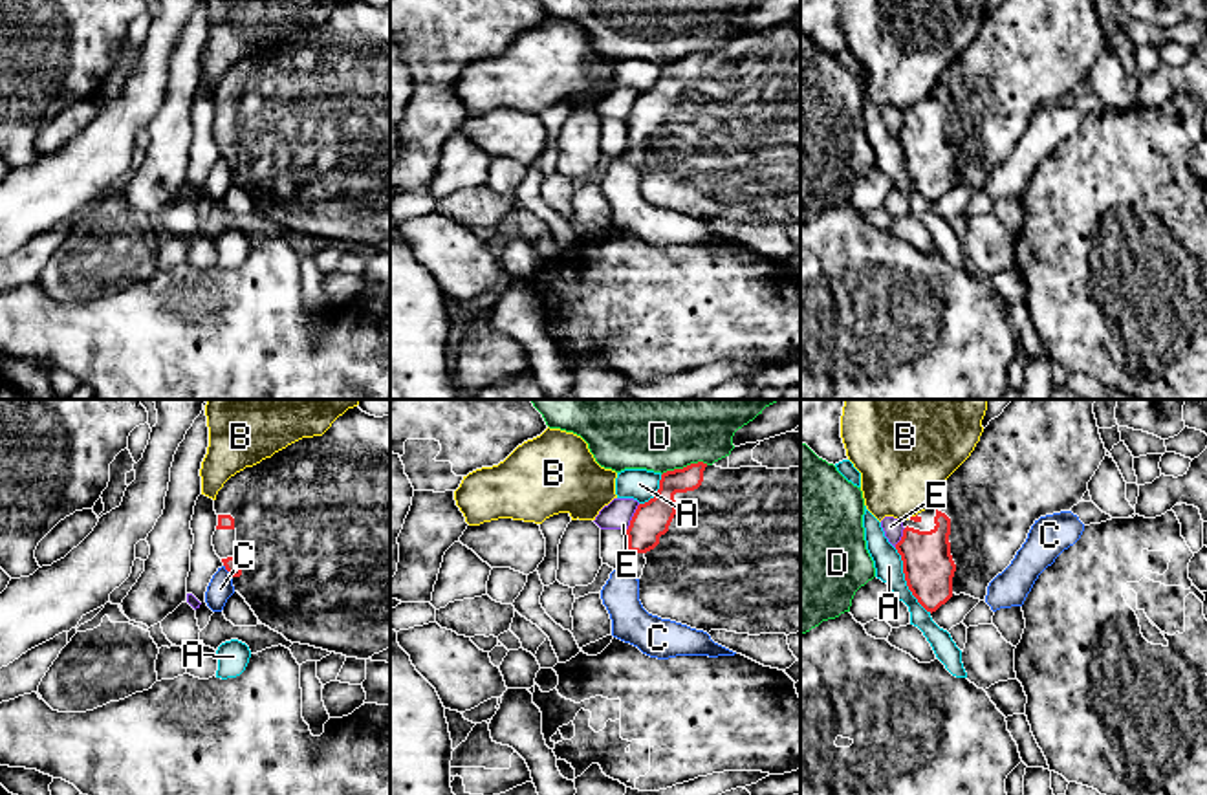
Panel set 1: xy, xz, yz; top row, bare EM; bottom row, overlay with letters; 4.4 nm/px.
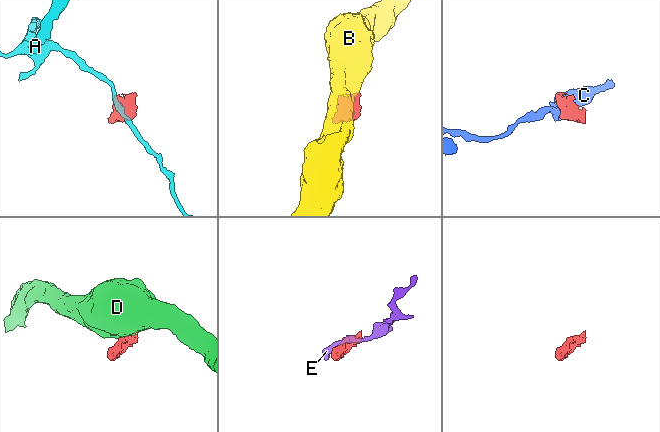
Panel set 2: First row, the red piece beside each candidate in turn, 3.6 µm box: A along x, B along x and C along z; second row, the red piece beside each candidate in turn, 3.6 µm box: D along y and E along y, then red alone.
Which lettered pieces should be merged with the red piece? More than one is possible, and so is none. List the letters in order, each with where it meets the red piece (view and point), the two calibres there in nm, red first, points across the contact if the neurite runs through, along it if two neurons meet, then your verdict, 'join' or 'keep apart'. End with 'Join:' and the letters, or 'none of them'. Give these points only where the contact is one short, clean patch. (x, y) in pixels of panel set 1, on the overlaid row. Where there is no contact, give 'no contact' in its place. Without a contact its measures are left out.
A: yz (905, 579) | 220/130 nm | along yz (894, 548), (902, 561), (907, 588), (931, 612) | keep apart
B: yz (913, 517) | 30/380 nm | along yz (916, 513), (909, 517) | keep apart
C: xy (228, 570) | 70/110 nm | along xy (224, 565), (231, 577) | keep apart
D: xz (684, 468) | 140/480 nm | along xz (707, 464), (695, 462), (680, 469), (667, 469), (662, 475) | keep apart
E: xz (632, 517) | 160/120 nm | along xz (640, 504), (625, 530) | keep apart
Join: none of them

